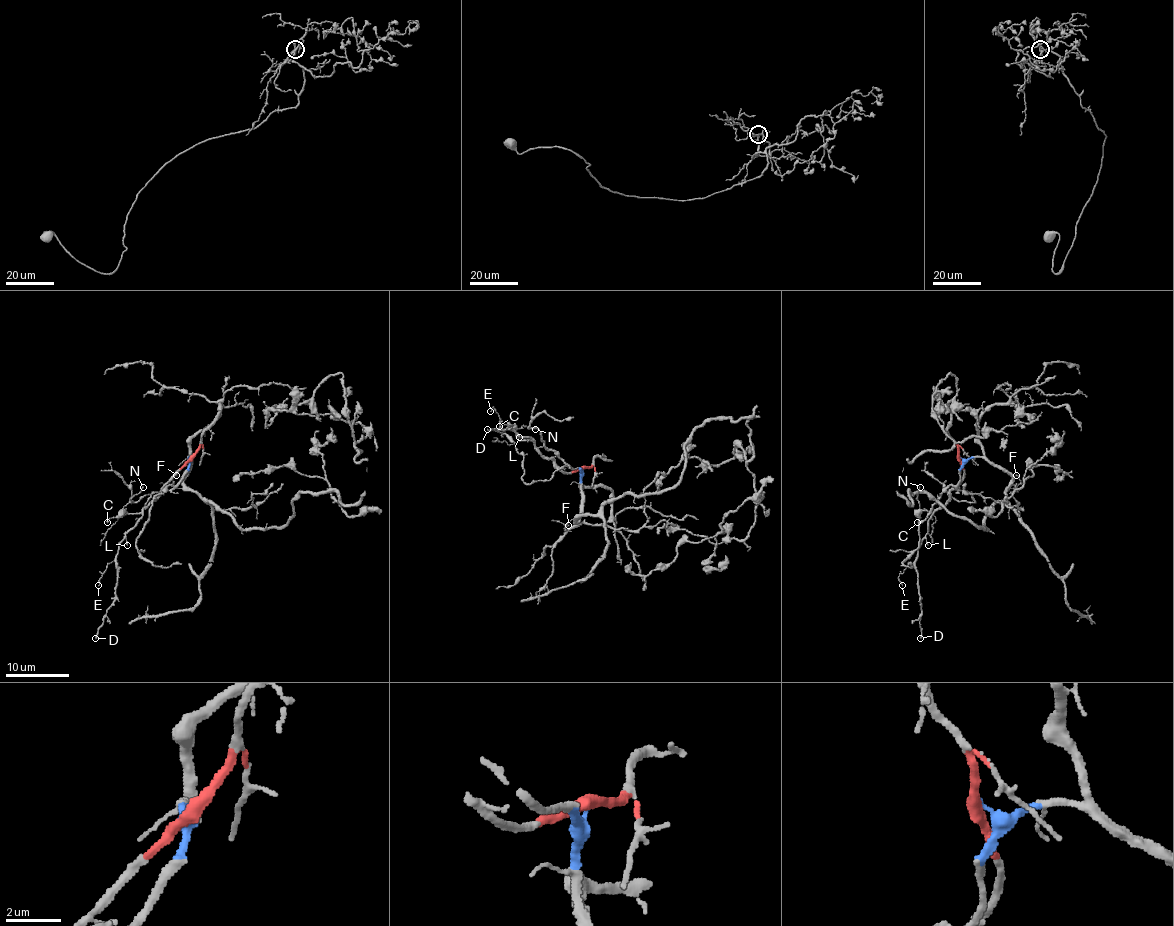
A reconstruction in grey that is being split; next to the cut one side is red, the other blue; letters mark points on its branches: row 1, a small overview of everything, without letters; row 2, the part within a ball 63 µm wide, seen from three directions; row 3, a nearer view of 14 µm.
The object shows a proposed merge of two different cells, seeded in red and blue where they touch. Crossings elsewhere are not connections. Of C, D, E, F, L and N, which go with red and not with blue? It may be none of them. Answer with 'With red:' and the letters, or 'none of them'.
With red: C, D, E, L, N

